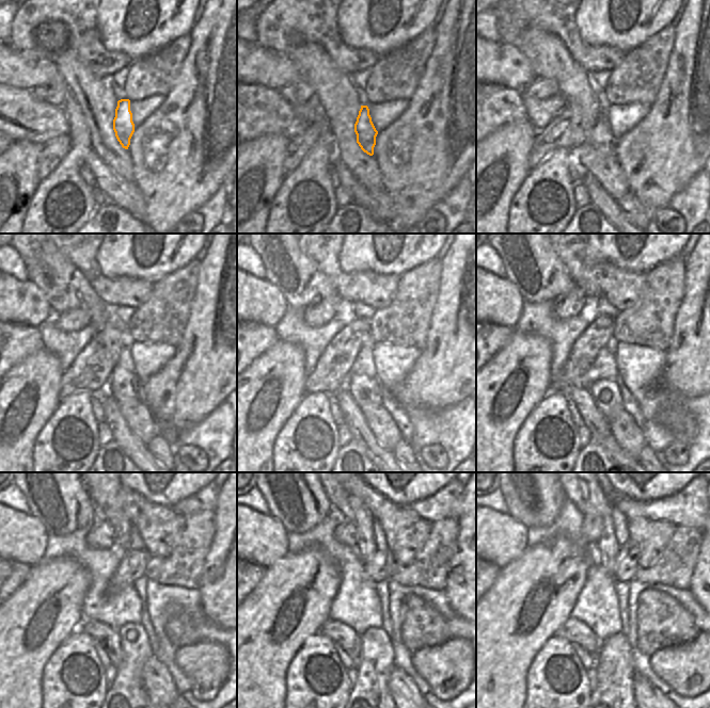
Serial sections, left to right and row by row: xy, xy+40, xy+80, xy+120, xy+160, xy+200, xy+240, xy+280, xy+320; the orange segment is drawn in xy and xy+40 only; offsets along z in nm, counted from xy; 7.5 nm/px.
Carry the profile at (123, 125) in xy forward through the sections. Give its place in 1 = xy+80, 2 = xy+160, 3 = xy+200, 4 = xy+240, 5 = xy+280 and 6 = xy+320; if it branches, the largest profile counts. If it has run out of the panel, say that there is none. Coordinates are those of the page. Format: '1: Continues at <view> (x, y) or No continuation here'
1: Continues at xy+80 (601, 137)
2: Continues at xy+160 (364, 390)
3: Continues at xy+200 (604, 391)
4: Continues at xy+240 (127, 689)
5: Continues at xy+280 (371, 689)
6: Continues at xy+320 (614, 672)

